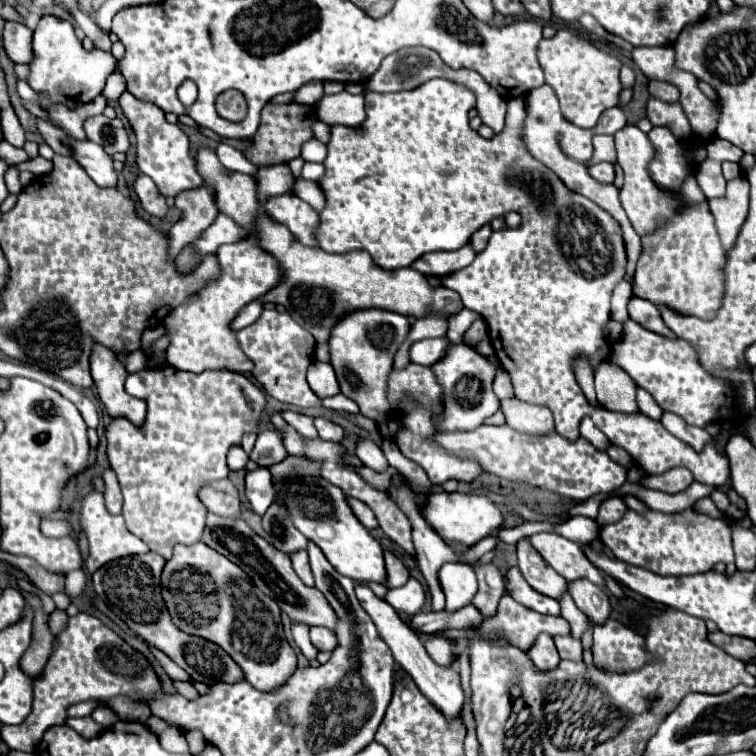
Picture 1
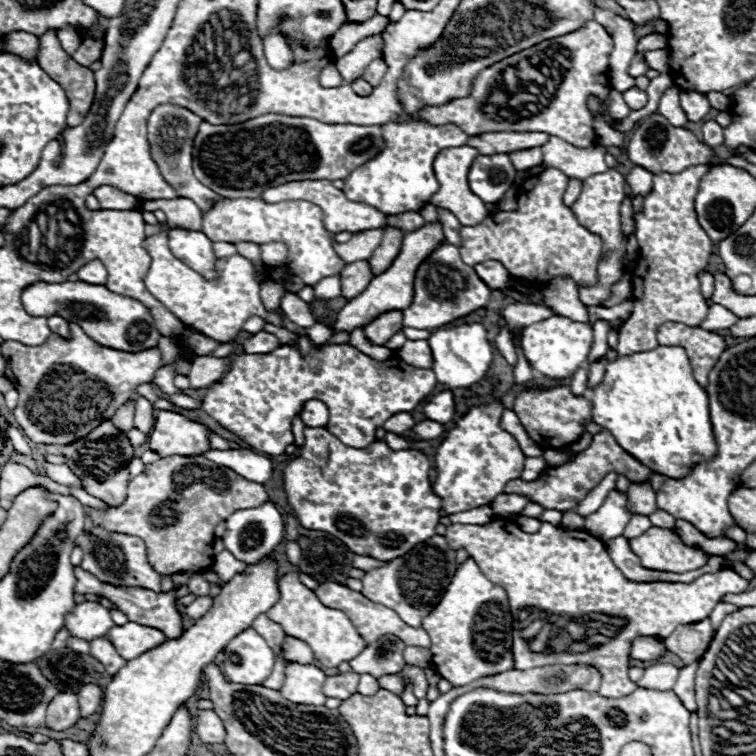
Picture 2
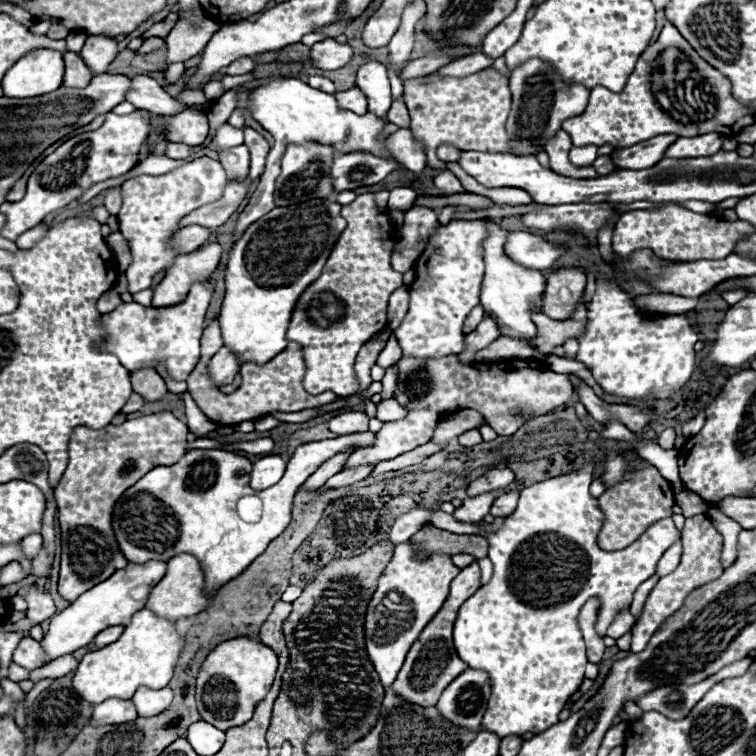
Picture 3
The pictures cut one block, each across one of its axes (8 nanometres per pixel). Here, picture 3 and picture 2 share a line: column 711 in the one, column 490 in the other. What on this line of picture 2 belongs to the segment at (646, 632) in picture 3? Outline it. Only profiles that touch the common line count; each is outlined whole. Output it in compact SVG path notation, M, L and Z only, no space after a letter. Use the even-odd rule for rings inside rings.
M492 518L492 522L478 526L478 524L450 524L446 530L446 542L454 548L460 550L464 548L480 566L480 570L486 574L488 580L494 580L494 584L502 584L506 588L508 600L510 600L510 612L514 616L514 646L512 646L512 656L514 656L514 668L518 670L528 670L536 666L550 666L550 664L590 664L598 668L602 682L600 682L600 696L606 698L619 698L632 693L637 684L628 678L628 662L630 662L630 648L634 638L638 636L658 636L658 638L668 638L676 626L680 624L694 624L710 616L712 608L720 602L720 598L726 592L746 592L748 580L740 578L732 568L724 568L722 572L714 574L704 574L692 584L666 584L666 582L632 582L622 576L622 572L614 566L610 560L606 546L598 538L582 531L567 531L559 526L552 526L548 522L540 524L540 530L536 534L526 534L522 532L512 520L502 520L502 518ZM538 608L538 610L536 610ZM542 610L544 612L542 612ZM589 613L603 613L606 616L614 616L626 620L626 628L622 632L604 636L598 634L596 628L580 624L578 618ZM546 614L568 614L564 622L564 616L550 616ZM562 618L562 620L554 620ZM570 624L570 628L568 628ZM572 624L580 624L578 634L572 640ZM562 626L568 628L568 632L562 630ZM520 634L520 636L518 636ZM574 642L574 644L572 644ZM618 678L618 680L616 680ZM624 678L624 680L622 680Z

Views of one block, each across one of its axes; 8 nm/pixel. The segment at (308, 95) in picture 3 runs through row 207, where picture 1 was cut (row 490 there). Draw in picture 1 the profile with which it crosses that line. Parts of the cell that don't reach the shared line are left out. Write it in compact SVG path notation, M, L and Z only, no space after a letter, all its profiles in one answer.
M256 468L246 474L246 496L256 514L264 514L274 500L274 484L272 476L266 468Z

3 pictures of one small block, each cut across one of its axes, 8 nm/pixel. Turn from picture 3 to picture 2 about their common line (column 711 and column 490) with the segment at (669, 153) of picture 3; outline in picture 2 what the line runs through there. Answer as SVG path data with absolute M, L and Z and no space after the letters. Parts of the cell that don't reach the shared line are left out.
M490 132L472 136L466 146L476 148L482 156L490 154L510 154L516 150L528 150L538 148L548 142L548 136L544 132Z

